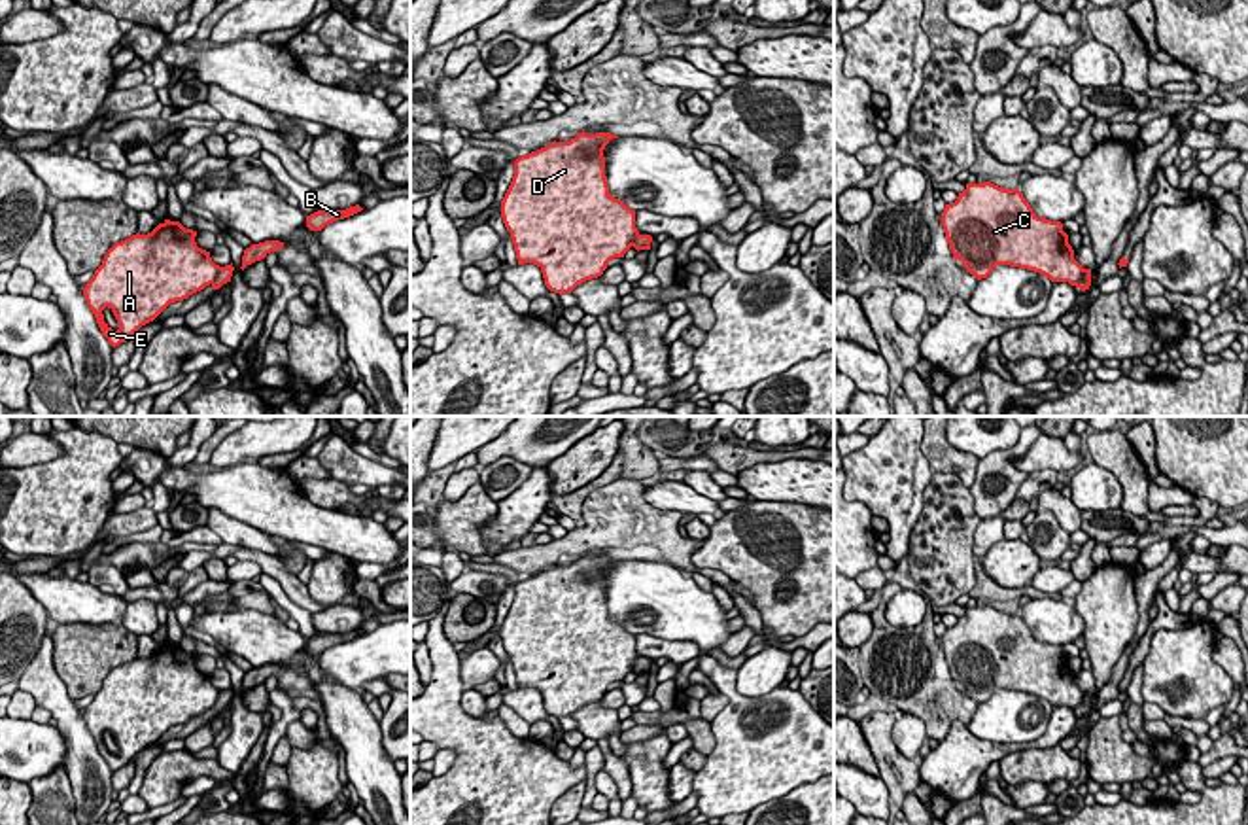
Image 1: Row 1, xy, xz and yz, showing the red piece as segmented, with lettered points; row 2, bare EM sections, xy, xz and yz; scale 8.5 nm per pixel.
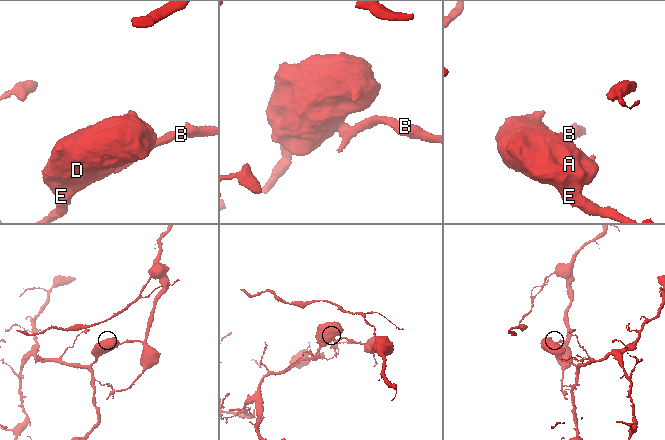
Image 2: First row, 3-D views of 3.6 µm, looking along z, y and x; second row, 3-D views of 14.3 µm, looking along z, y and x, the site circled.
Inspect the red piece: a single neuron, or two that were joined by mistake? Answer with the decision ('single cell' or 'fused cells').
fused cells

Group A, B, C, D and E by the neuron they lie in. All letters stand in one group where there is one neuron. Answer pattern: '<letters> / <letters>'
A C D E / B

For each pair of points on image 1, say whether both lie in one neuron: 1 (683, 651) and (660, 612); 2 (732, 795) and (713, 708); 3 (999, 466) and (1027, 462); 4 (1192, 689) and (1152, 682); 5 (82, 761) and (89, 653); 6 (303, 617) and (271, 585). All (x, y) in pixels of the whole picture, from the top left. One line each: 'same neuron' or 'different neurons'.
1: different neurons
2: different neurons
3: different neurons
4: same neuron
5: different neurons
6: same neuron

